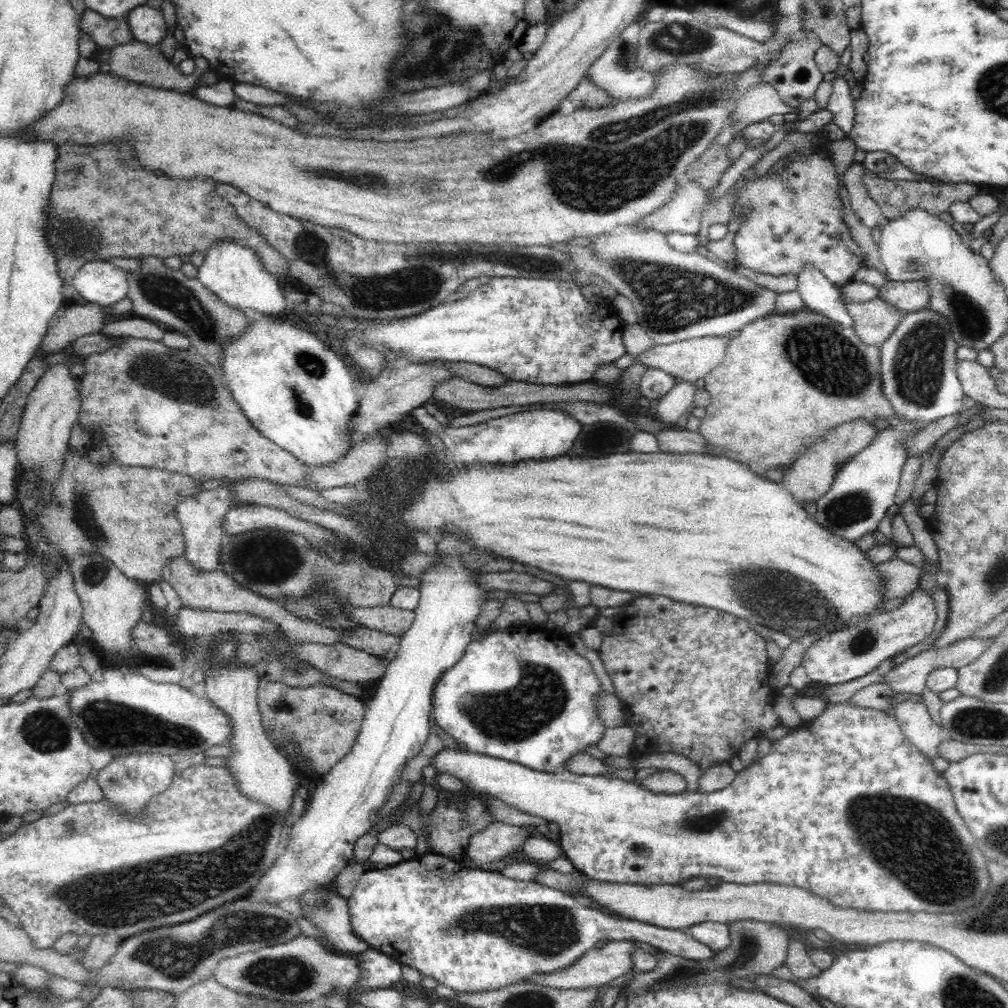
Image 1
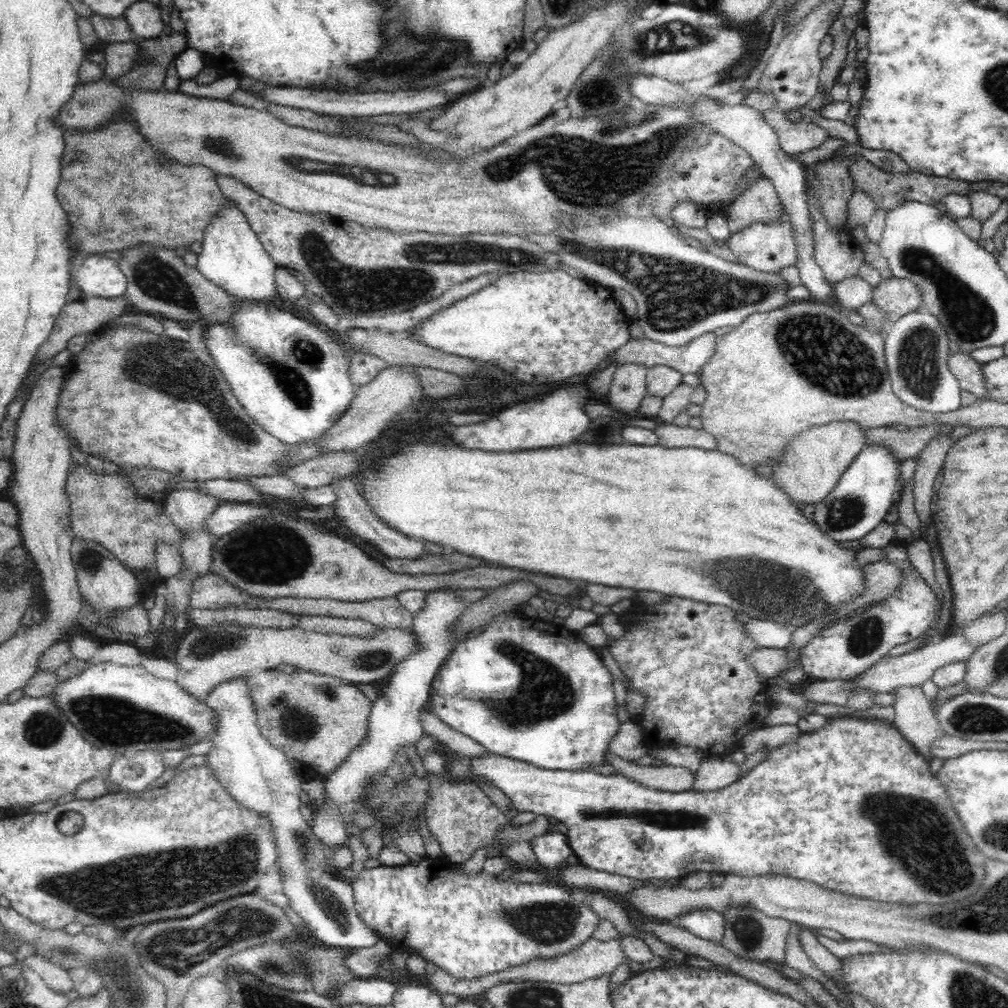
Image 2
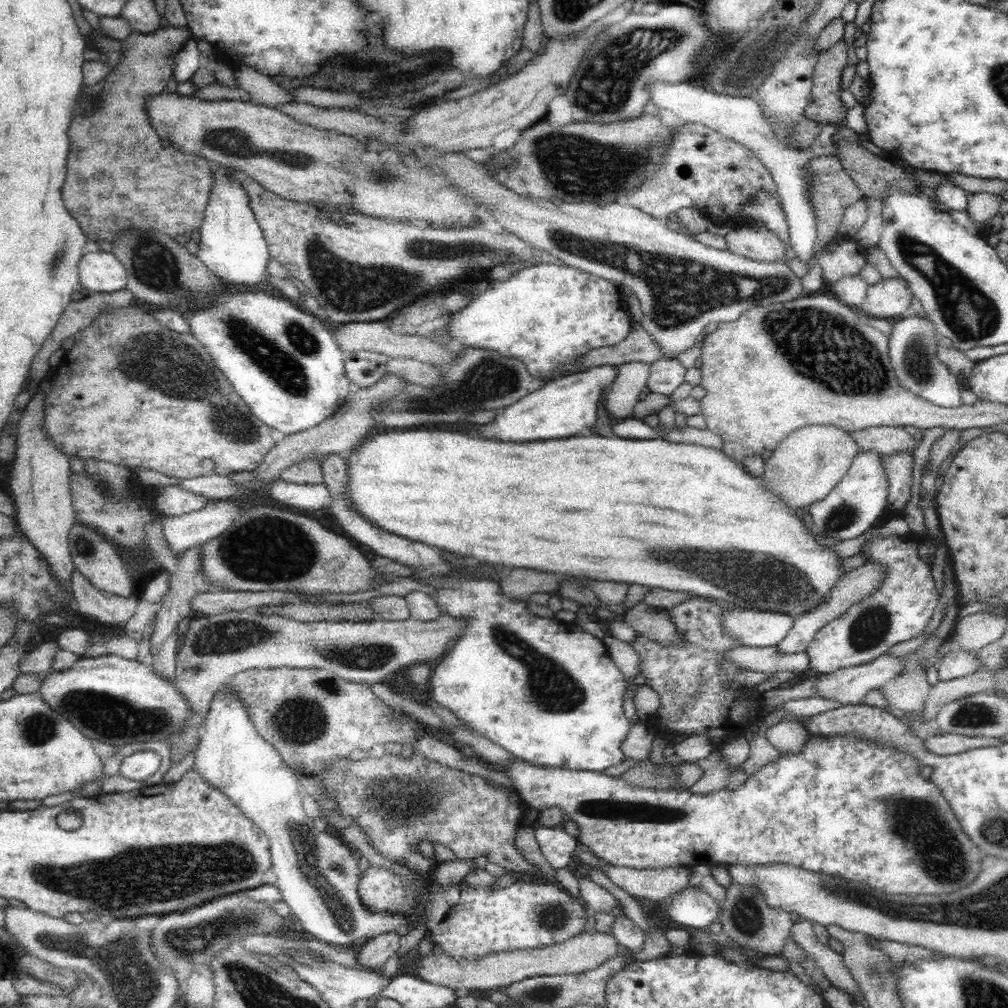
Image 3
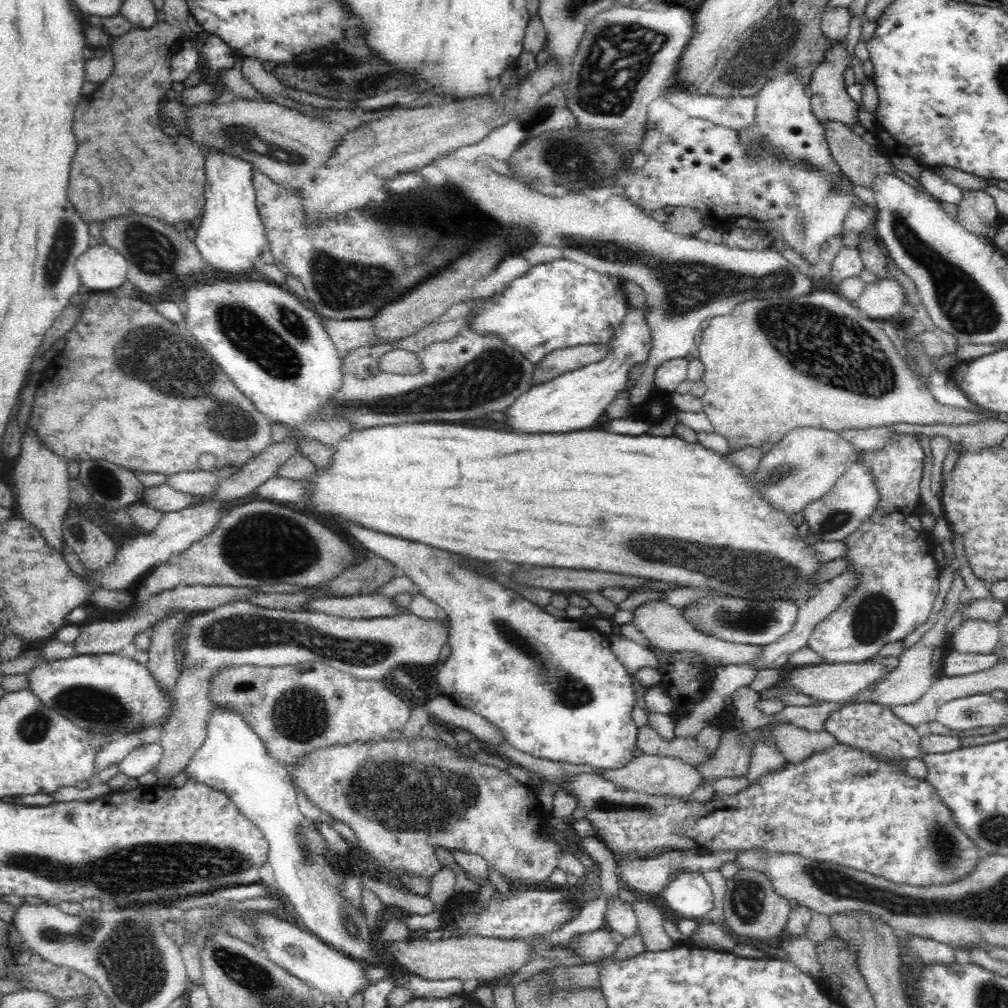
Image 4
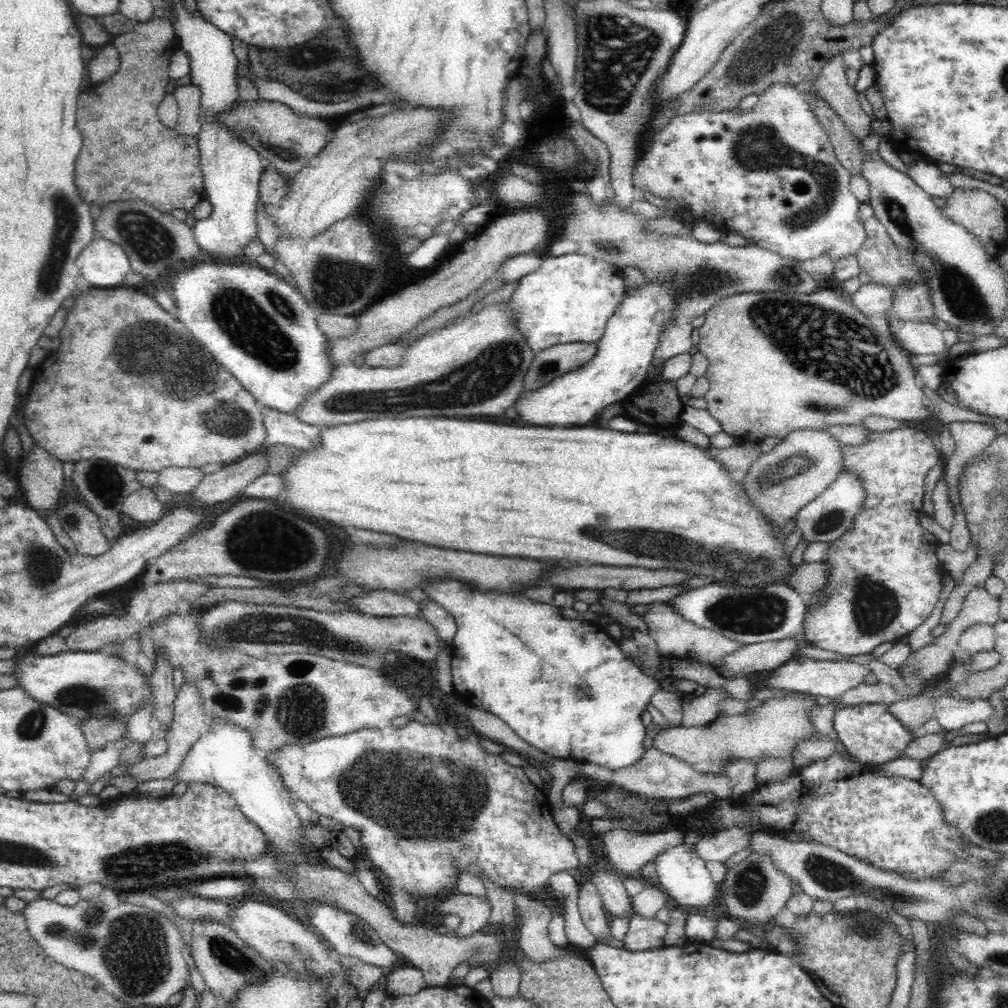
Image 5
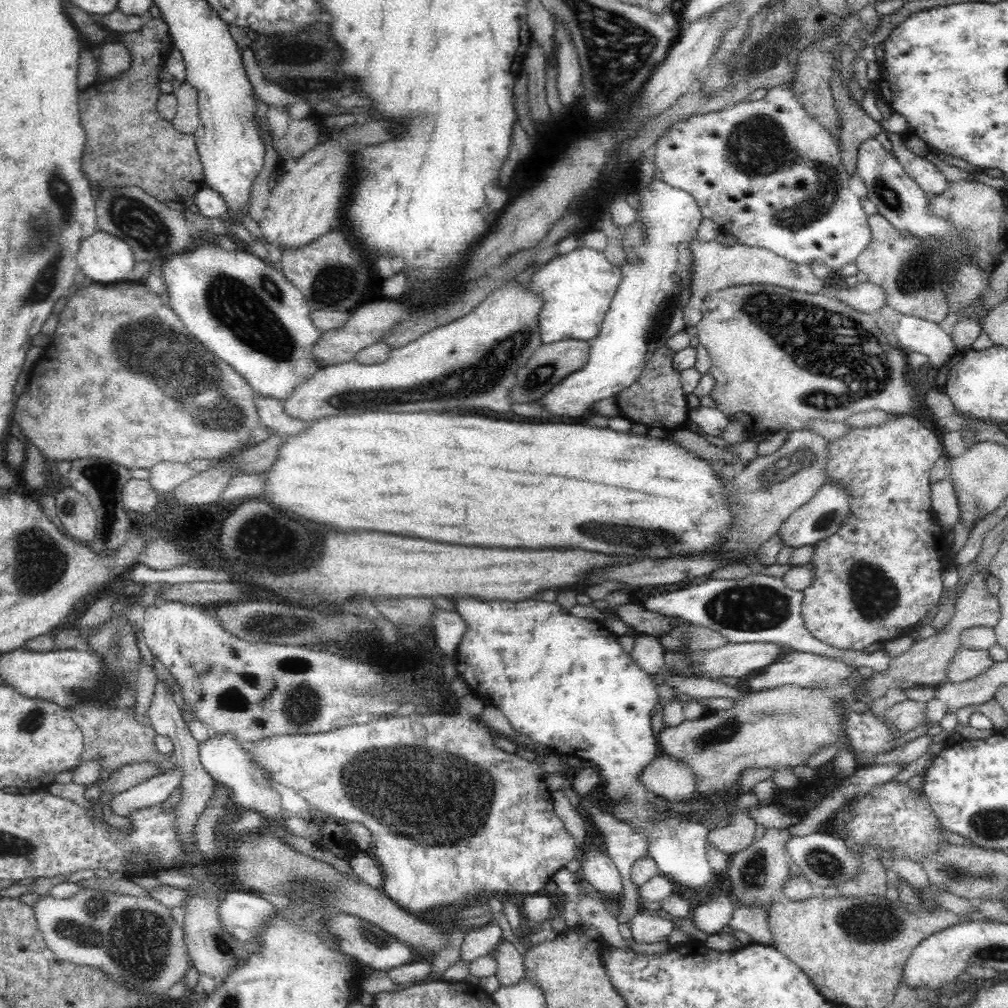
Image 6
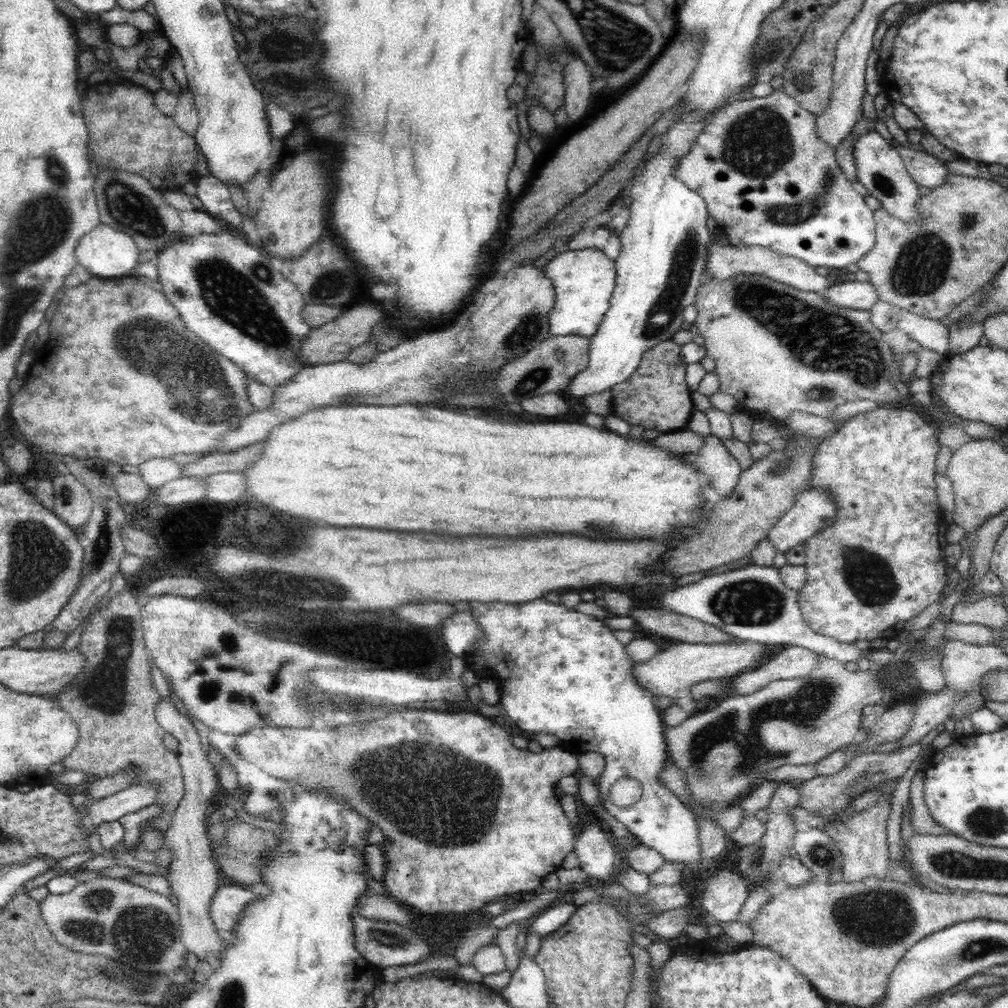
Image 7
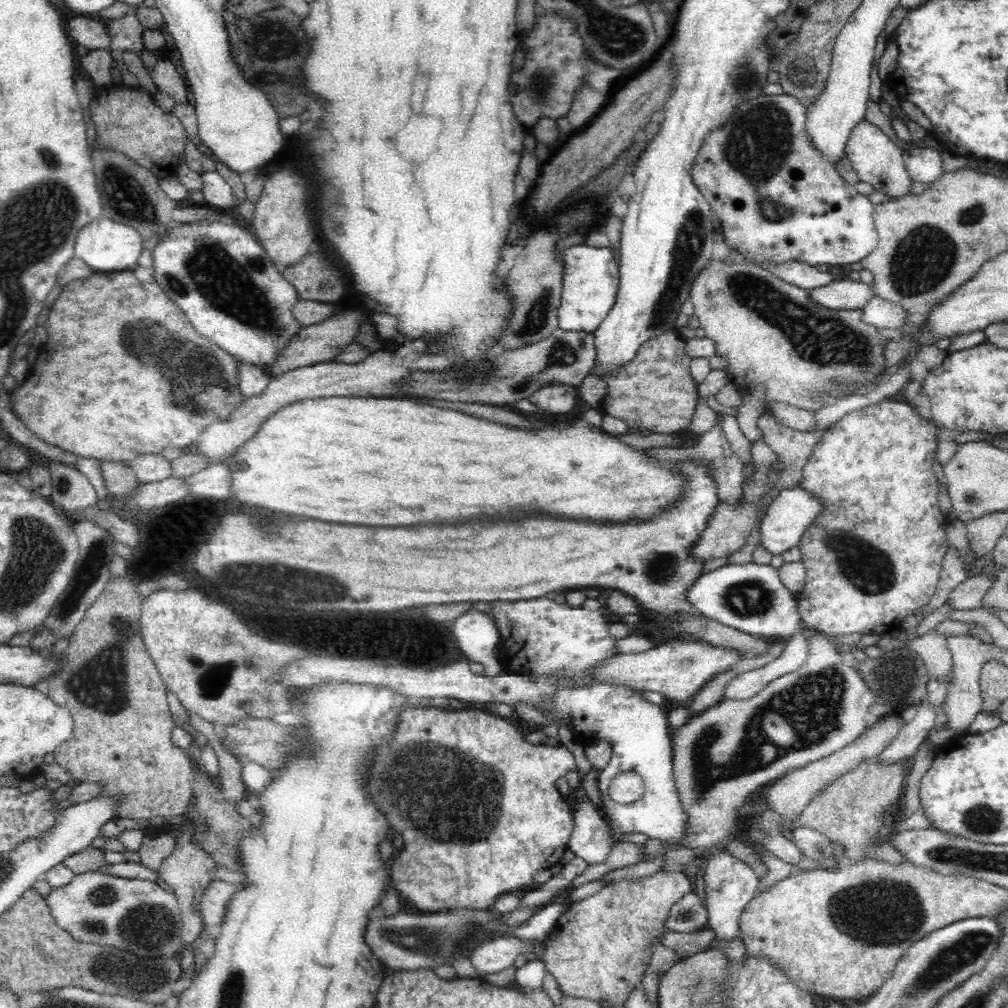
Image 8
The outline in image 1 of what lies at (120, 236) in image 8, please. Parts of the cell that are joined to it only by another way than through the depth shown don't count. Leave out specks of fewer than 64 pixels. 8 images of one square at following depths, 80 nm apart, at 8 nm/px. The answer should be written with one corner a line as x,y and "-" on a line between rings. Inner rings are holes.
106,261
87,262
74,276
75,291
88,304
108,308
120,302
129,291
128,275

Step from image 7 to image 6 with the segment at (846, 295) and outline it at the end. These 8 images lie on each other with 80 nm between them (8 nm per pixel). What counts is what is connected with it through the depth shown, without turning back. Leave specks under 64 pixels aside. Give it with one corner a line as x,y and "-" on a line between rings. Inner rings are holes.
869,281
859,283
854,288
830,292
836,300
850,306
857,312
864,312
864,314
882,310
887,305
884,291
880,289
880,286
874,285

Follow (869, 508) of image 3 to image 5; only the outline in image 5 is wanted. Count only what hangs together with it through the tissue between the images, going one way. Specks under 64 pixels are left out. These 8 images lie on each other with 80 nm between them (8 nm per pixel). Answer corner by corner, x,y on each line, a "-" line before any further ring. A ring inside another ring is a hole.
841,472
821,495
817,495
797,512
795,529
800,529
806,542
832,542
850,530
864,502
865,488
861,484
861,478
856,473

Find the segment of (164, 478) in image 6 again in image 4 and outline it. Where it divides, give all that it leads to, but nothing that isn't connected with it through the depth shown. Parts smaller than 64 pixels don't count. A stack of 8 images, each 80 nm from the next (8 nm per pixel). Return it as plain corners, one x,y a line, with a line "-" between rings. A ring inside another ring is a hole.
211,471
179,472
178,474
167,475
167,483
178,492
194,495
213,493
217,484
222,478

